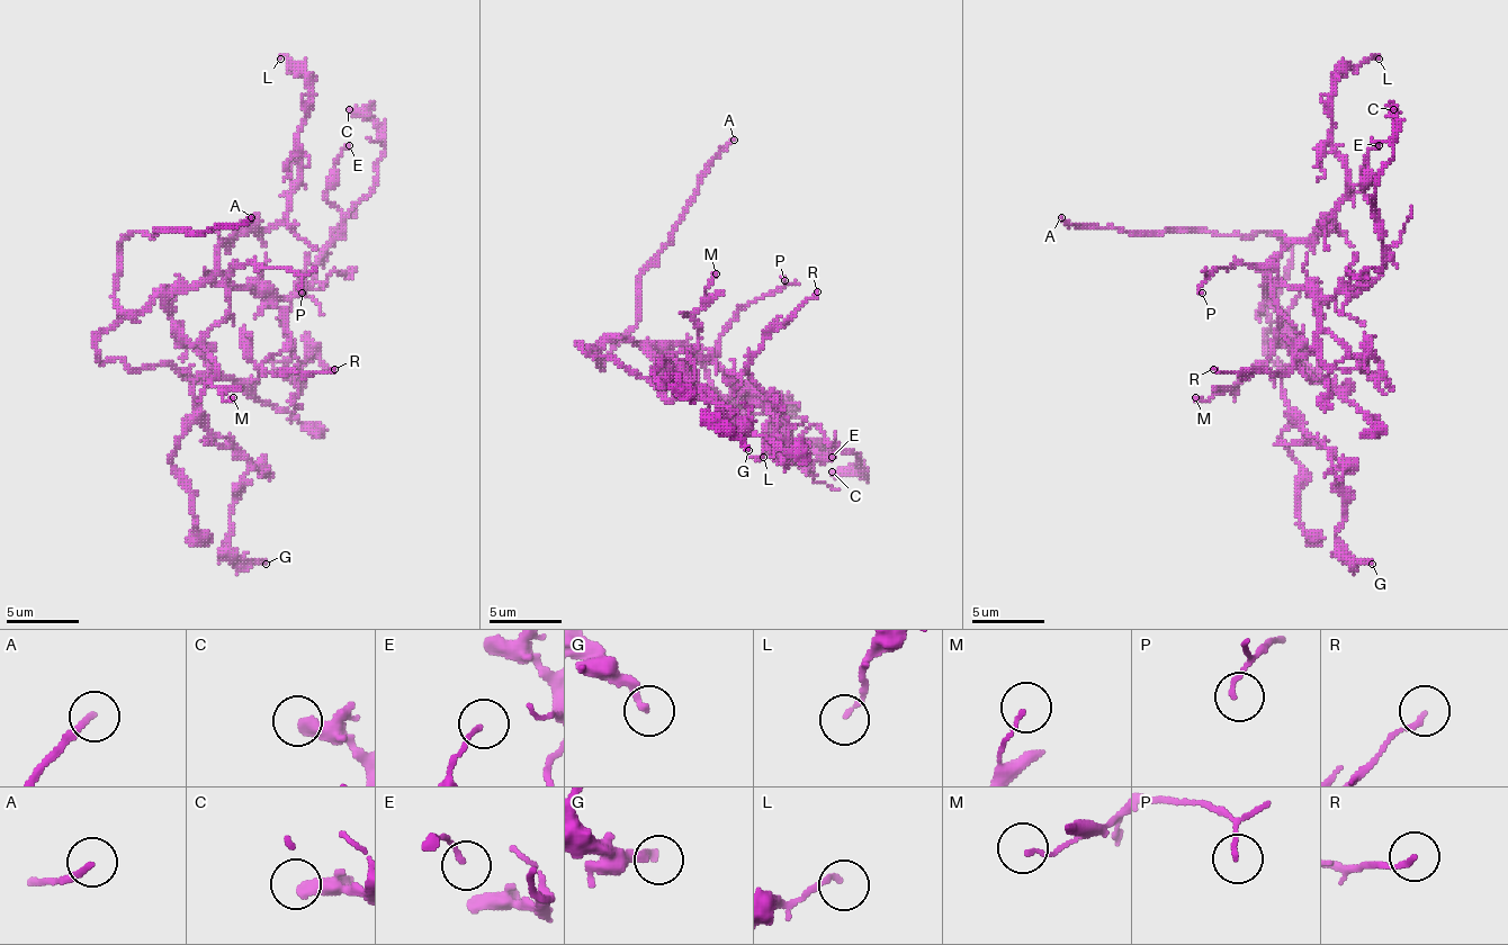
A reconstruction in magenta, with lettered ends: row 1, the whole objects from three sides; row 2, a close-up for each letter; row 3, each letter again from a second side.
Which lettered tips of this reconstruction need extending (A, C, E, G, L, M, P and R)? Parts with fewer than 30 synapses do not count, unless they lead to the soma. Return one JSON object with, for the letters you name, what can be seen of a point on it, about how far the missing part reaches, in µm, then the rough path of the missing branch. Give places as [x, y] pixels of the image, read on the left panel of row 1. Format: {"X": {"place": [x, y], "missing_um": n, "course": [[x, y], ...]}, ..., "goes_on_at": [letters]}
{"A": {"place": [251, 217], "missing_um": 60, "course": [[251, 217], [280, 178], [323, 178], [287, 33], [226, 23], [100, 41]]}, "goes_on_at": ["A"]}

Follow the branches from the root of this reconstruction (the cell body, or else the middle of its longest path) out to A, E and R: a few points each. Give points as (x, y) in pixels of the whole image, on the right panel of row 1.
A: (1271, 333), (1267, 304), (1277, 293), (1292, 257), (1292, 250), (1274, 235), (1119, 232), (1068, 224), (1061, 217)
E: (1271, 333), (1259, 311), (1271, 282), (1336, 296), (1379, 275), (1379, 214), (1364, 199), (1379, 145)
R: (1271, 333), (1264, 289), (1300, 286), (1318, 311), (1307, 354), (1285, 372), (1213, 369)

